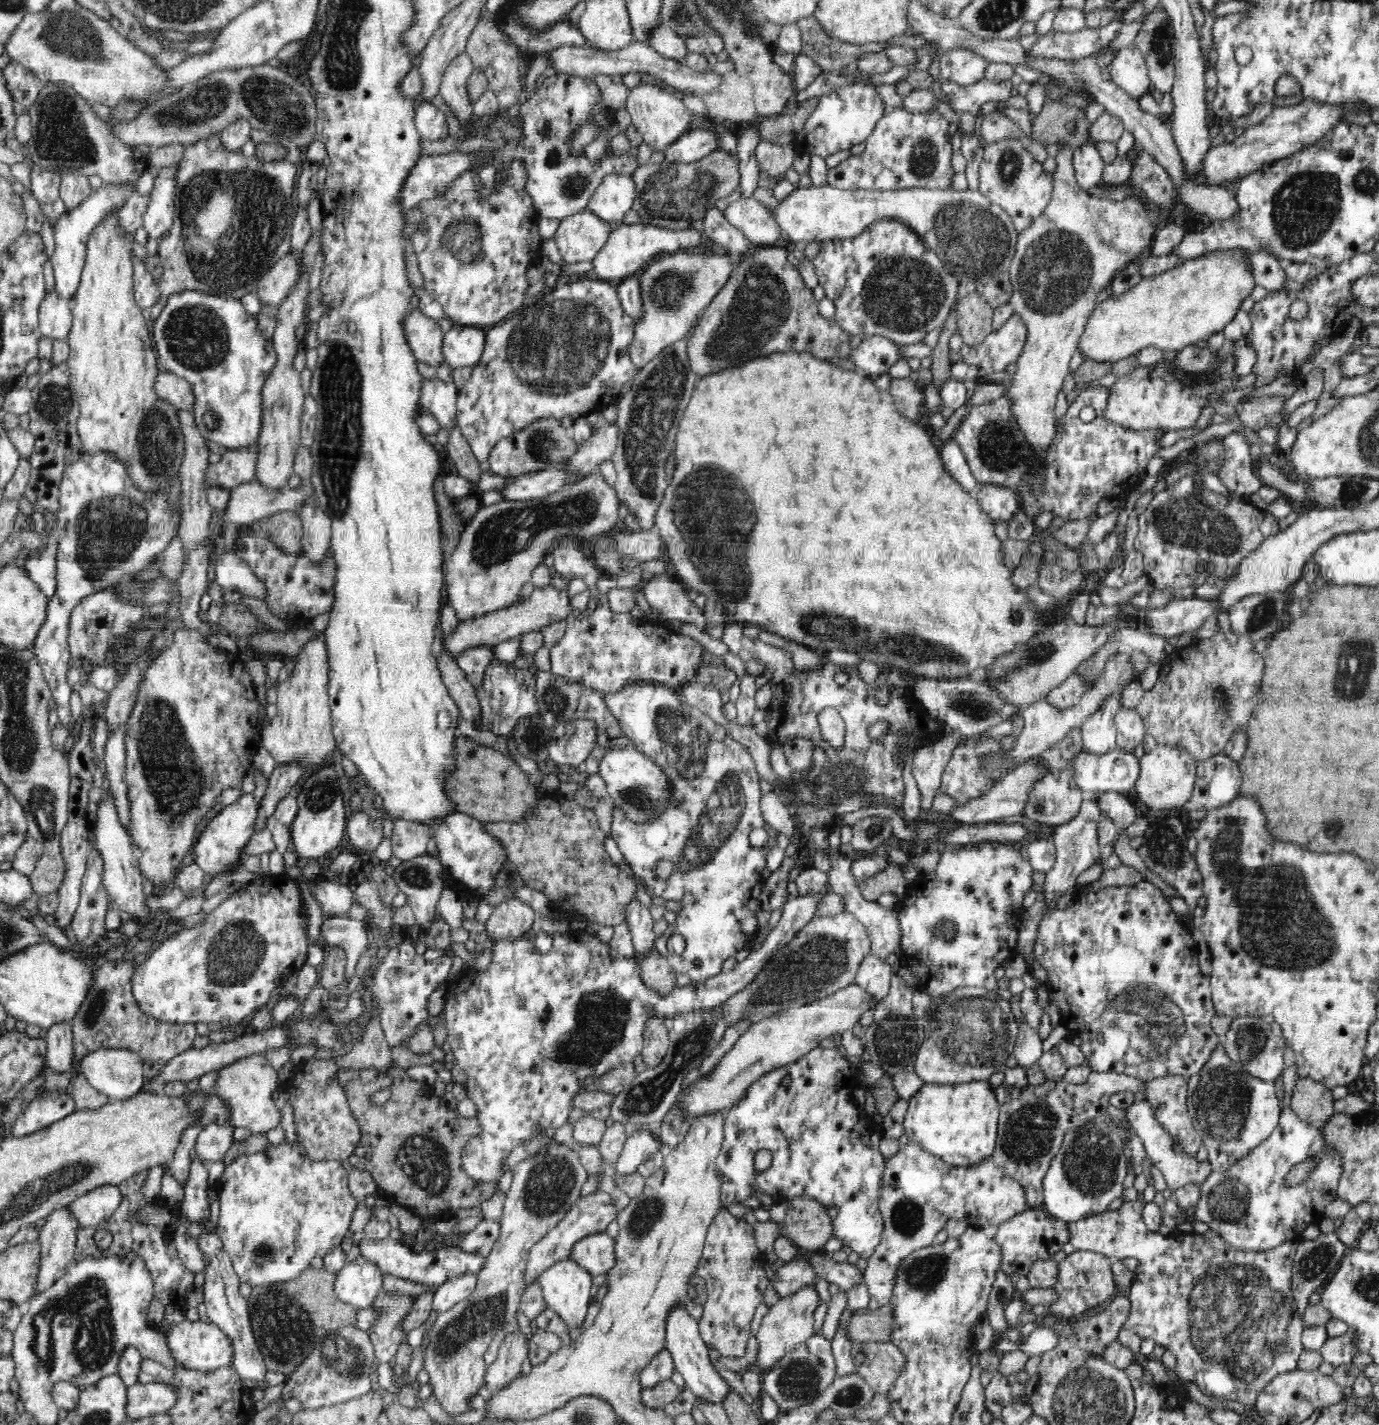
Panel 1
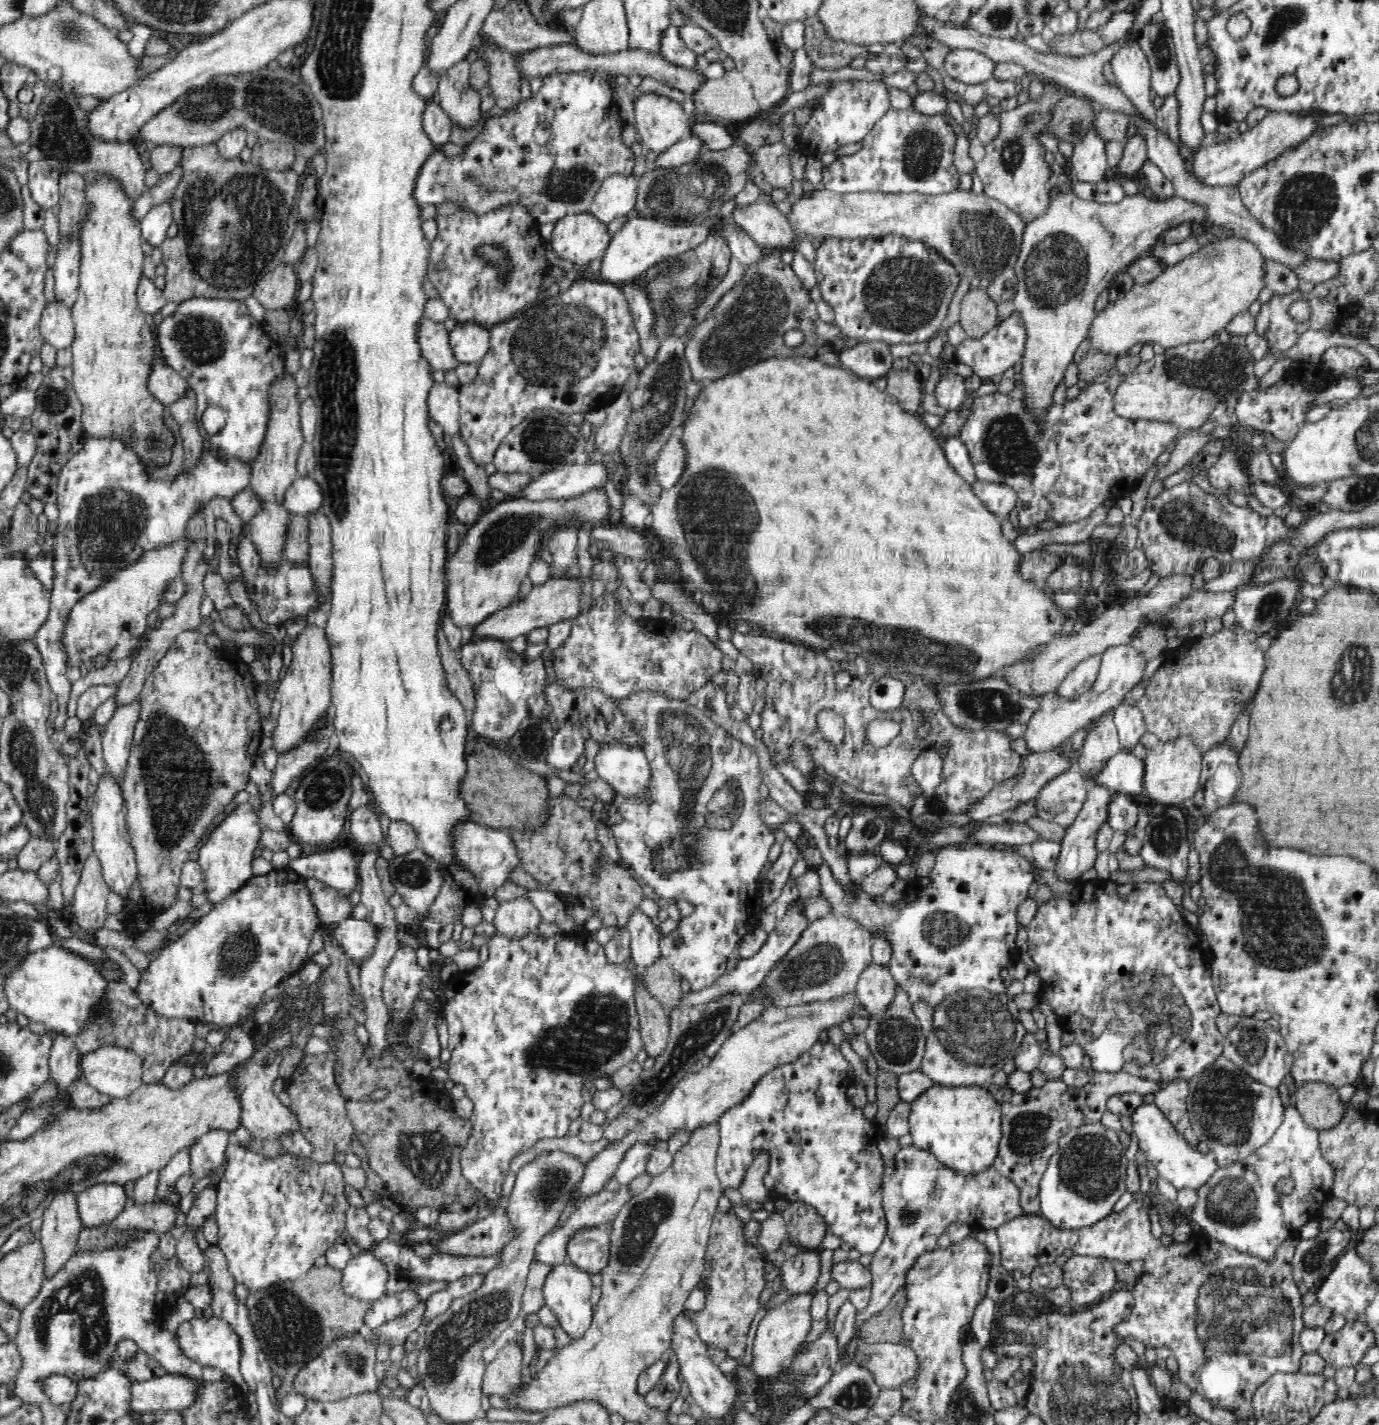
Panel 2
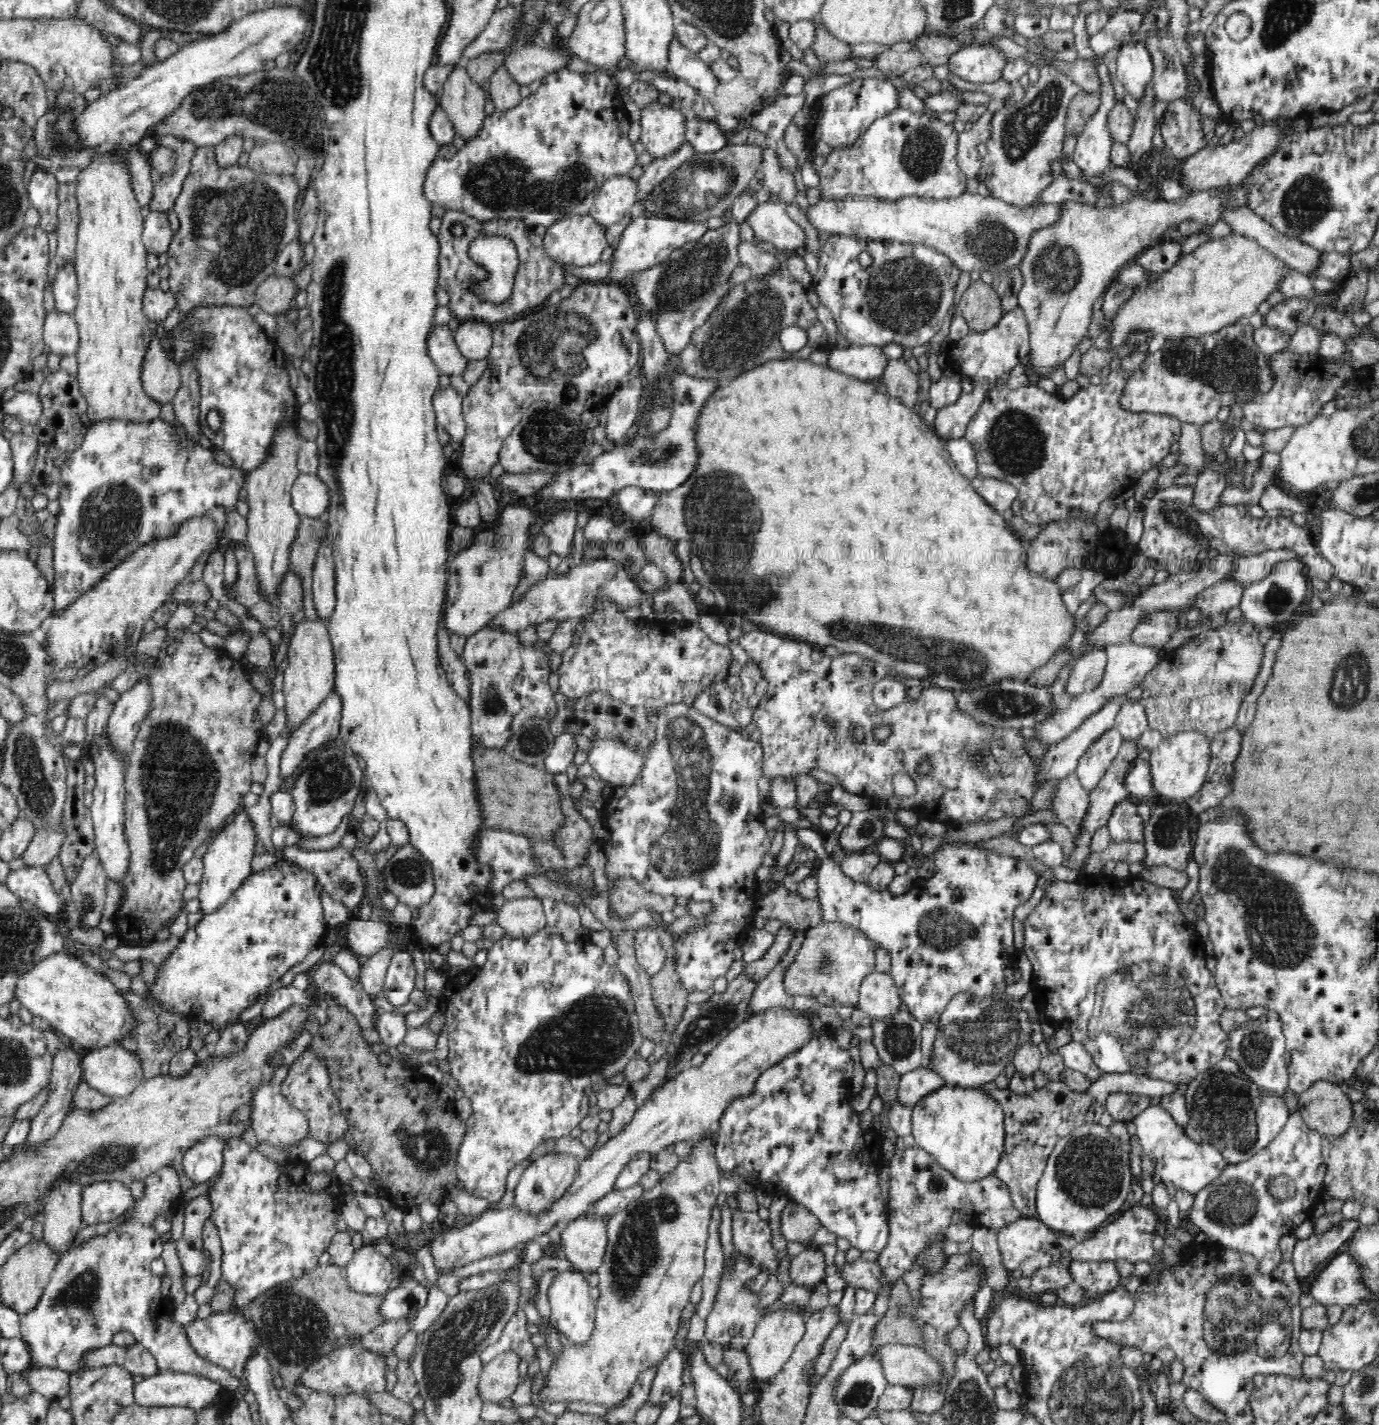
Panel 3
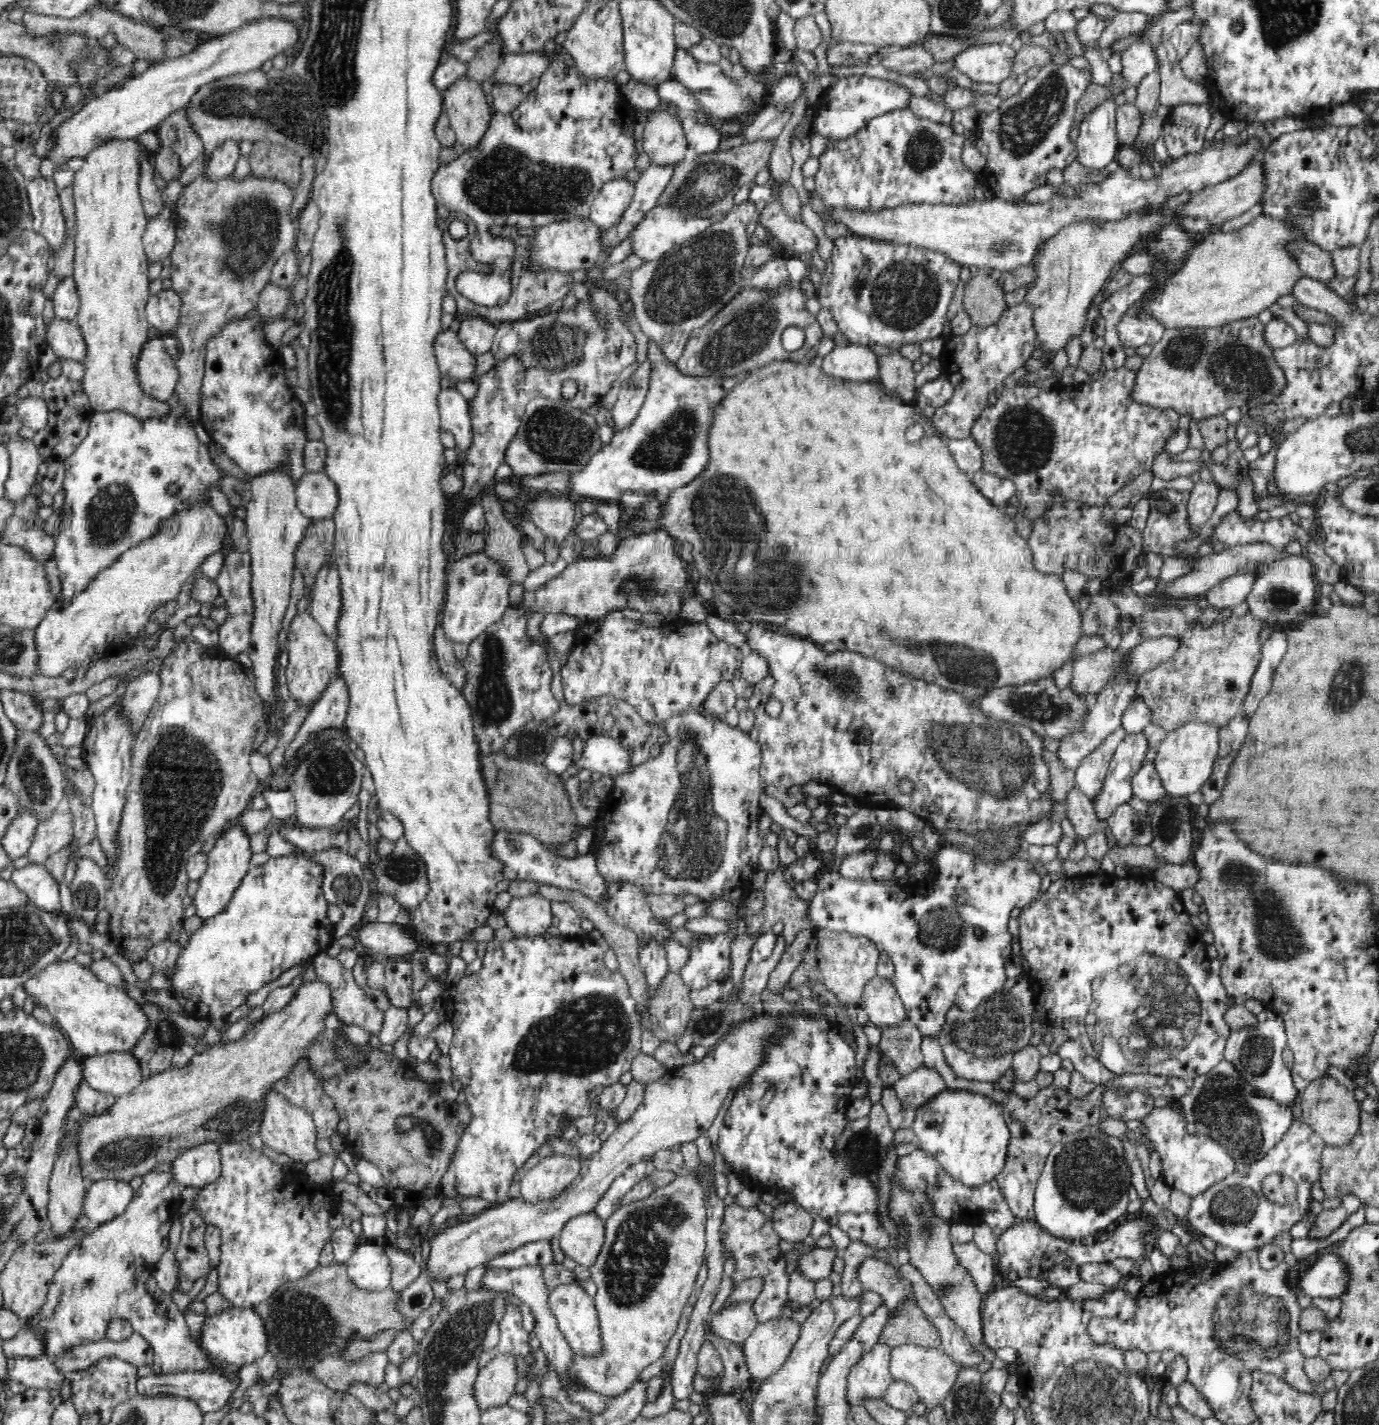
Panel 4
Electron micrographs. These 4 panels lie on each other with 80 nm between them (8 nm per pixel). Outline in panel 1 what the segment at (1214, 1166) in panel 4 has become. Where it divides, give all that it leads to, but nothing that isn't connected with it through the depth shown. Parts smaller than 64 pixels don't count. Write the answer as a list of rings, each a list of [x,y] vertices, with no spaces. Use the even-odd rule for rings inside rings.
[[[1147,1100],[1132,1104],[1125,1113],[1128,1123],[1134,1129],[1135,1134],[1140,1137],[1142,1144],[1144,1144],[1147,1160],[1152,1162],[1154,1168],[1158,1168],[1165,1178],[1169,1193],[1186,1186],[1186,1184],[1202,1184],[1208,1178],[1208,1175],[1213,1171],[1210,1159],[1198,1160],[1196,1155],[1186,1153],[1178,1138],[1170,1134],[1165,1125],[1158,1121],[1154,1107]]]

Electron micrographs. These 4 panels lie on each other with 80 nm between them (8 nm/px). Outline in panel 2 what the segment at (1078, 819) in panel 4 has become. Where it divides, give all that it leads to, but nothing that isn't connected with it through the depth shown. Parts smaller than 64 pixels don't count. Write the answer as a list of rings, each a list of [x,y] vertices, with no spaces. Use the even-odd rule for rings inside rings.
[[[1082,750],[1074,756],[1070,770],[1048,782],[1042,792],[1034,797],[1036,817],[1056,822],[1064,827],[1072,826],[1086,802],[1089,787],[1080,772],[1078,758]]]

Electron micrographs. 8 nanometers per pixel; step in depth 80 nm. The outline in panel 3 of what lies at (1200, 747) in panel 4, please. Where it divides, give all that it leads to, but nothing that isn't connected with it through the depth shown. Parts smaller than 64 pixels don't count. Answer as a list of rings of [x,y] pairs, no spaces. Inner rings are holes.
[[[1184,729],[1162,739],[1148,760],[1158,796],[1172,801],[1183,801],[1196,794],[1210,770],[1210,737],[1205,730]]]

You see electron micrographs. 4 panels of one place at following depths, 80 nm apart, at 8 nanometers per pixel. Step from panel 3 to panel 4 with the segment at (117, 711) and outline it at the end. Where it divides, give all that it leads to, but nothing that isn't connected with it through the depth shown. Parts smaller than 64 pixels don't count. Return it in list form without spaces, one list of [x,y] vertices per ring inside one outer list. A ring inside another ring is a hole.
[[[144,672],[138,674],[130,682],[121,696],[124,705],[124,717],[130,717],[134,726],[141,726],[154,704],[162,688],[159,672]]]

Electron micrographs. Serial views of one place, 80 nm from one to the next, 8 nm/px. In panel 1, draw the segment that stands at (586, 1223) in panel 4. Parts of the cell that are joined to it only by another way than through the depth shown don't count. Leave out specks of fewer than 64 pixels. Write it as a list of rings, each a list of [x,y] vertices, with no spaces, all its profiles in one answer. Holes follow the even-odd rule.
[[[606,1231],[584,1235],[573,1244],[569,1258],[593,1277],[606,1274],[614,1266],[614,1245]]]

